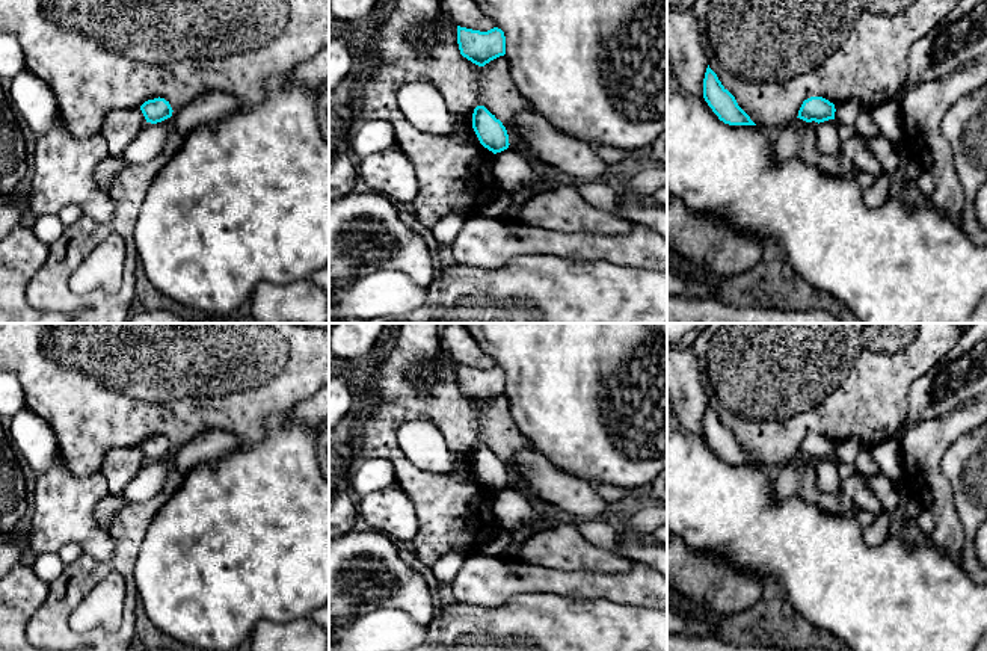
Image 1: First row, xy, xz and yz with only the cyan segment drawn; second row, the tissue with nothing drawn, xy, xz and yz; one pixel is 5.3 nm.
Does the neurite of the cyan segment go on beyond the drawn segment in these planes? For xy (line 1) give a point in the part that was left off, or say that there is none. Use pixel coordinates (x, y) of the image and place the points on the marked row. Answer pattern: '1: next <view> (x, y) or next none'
1: next none

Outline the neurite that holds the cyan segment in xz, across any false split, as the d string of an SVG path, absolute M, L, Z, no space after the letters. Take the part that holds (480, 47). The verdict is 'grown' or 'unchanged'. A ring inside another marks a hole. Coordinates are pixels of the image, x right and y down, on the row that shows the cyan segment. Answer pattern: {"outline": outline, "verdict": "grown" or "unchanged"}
{"outline": "M457 26L460 54L478 66L506 54L506 36L498 27L487 32Z", "verdict": "unchanged"}

